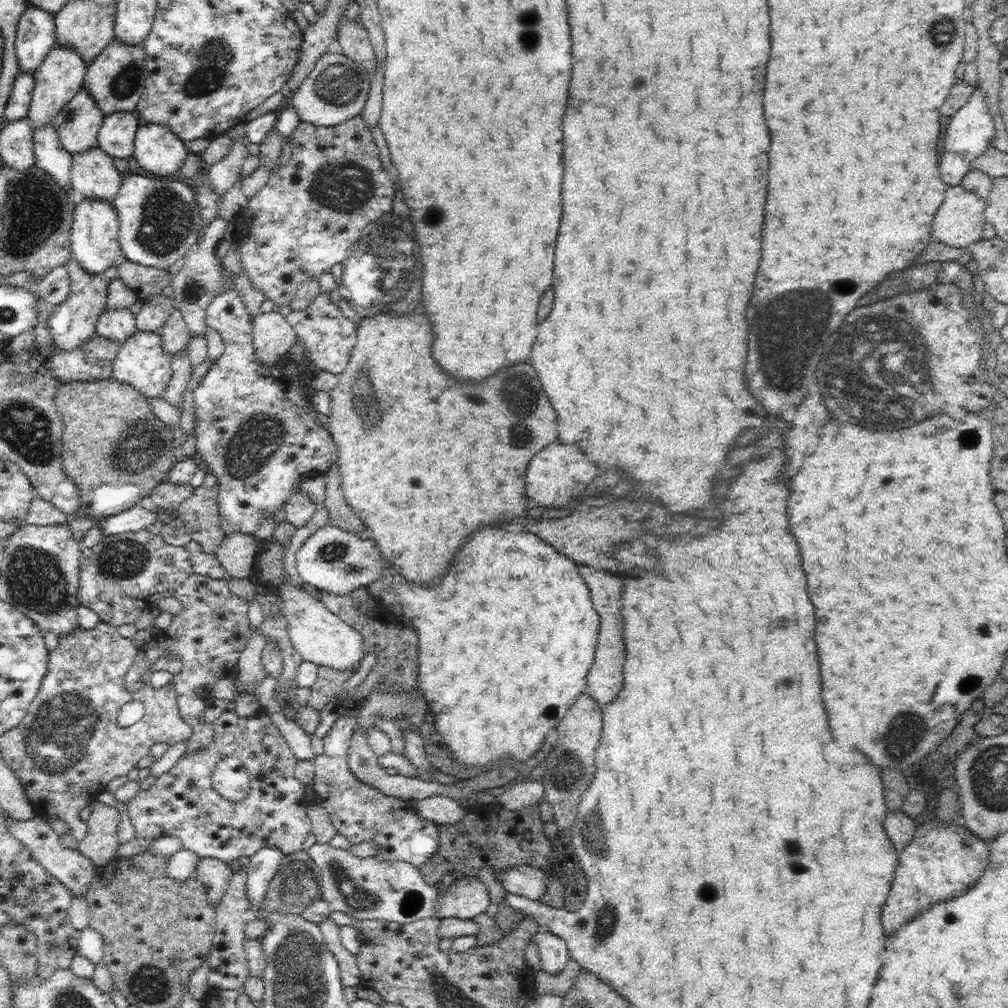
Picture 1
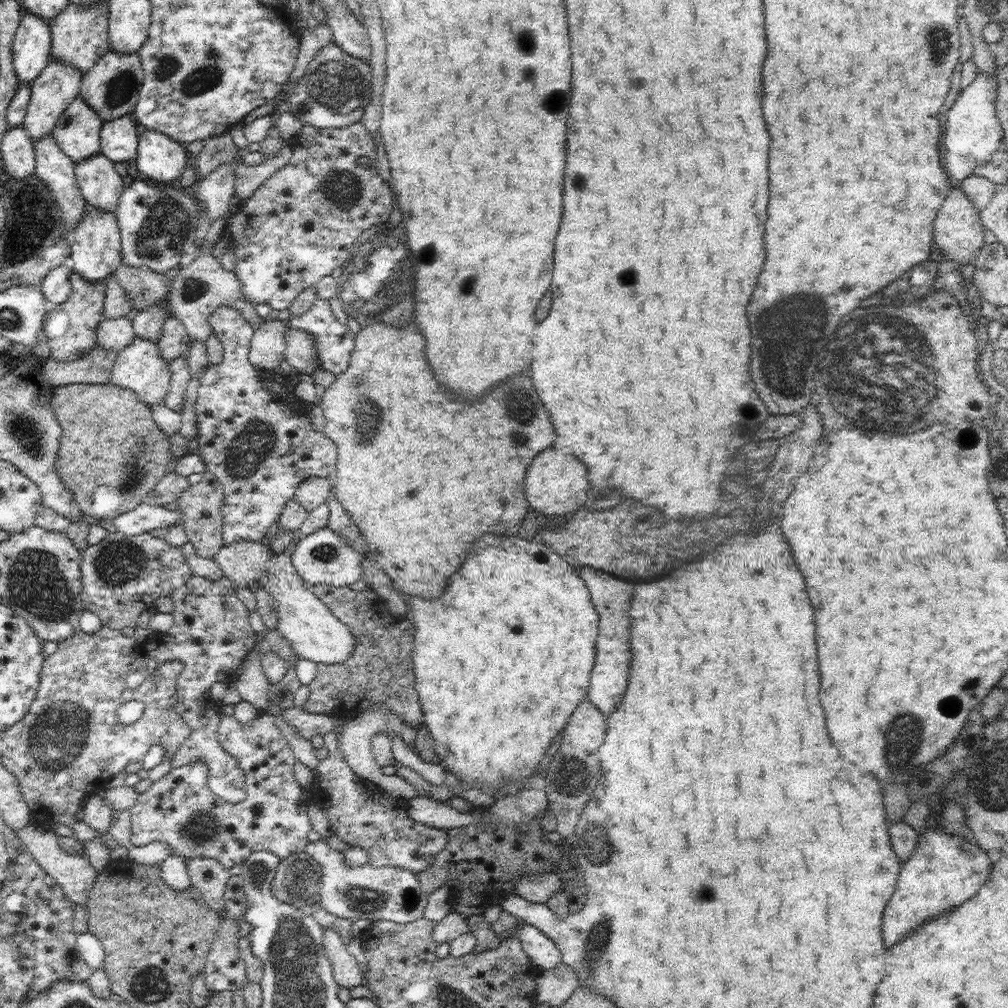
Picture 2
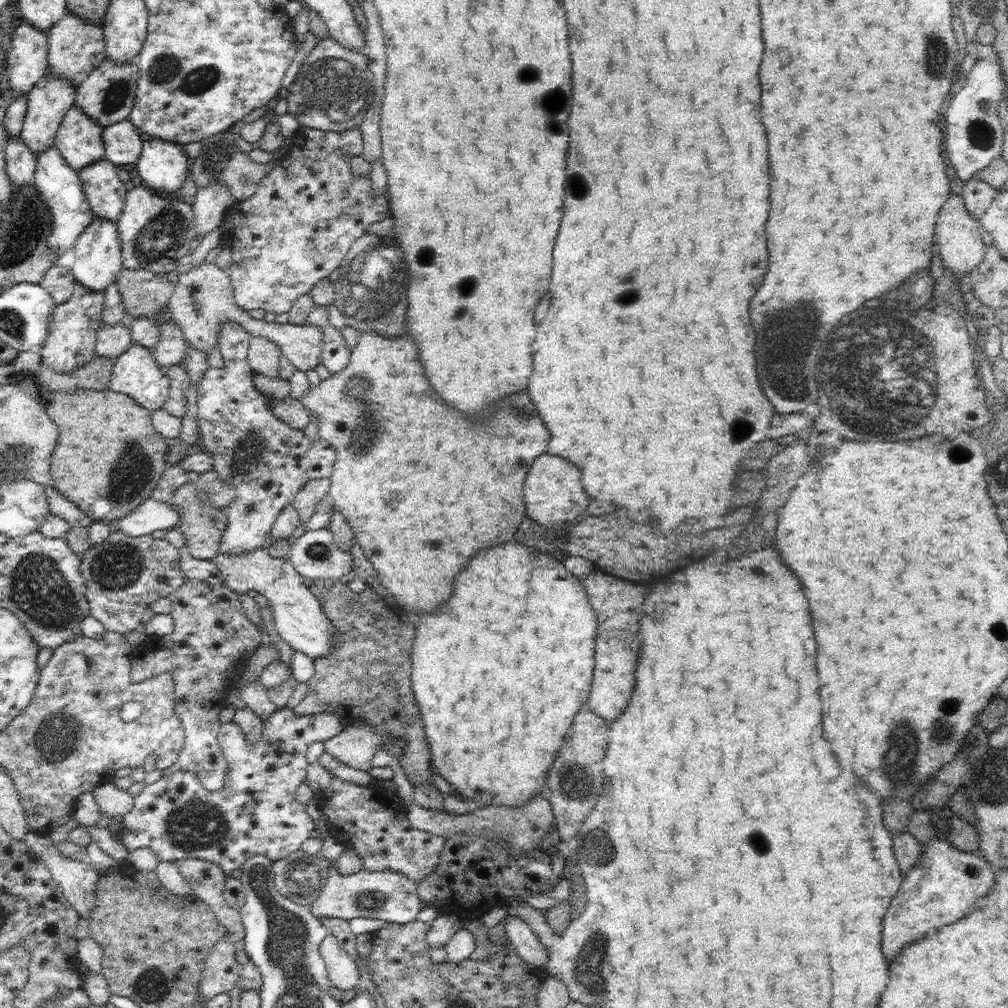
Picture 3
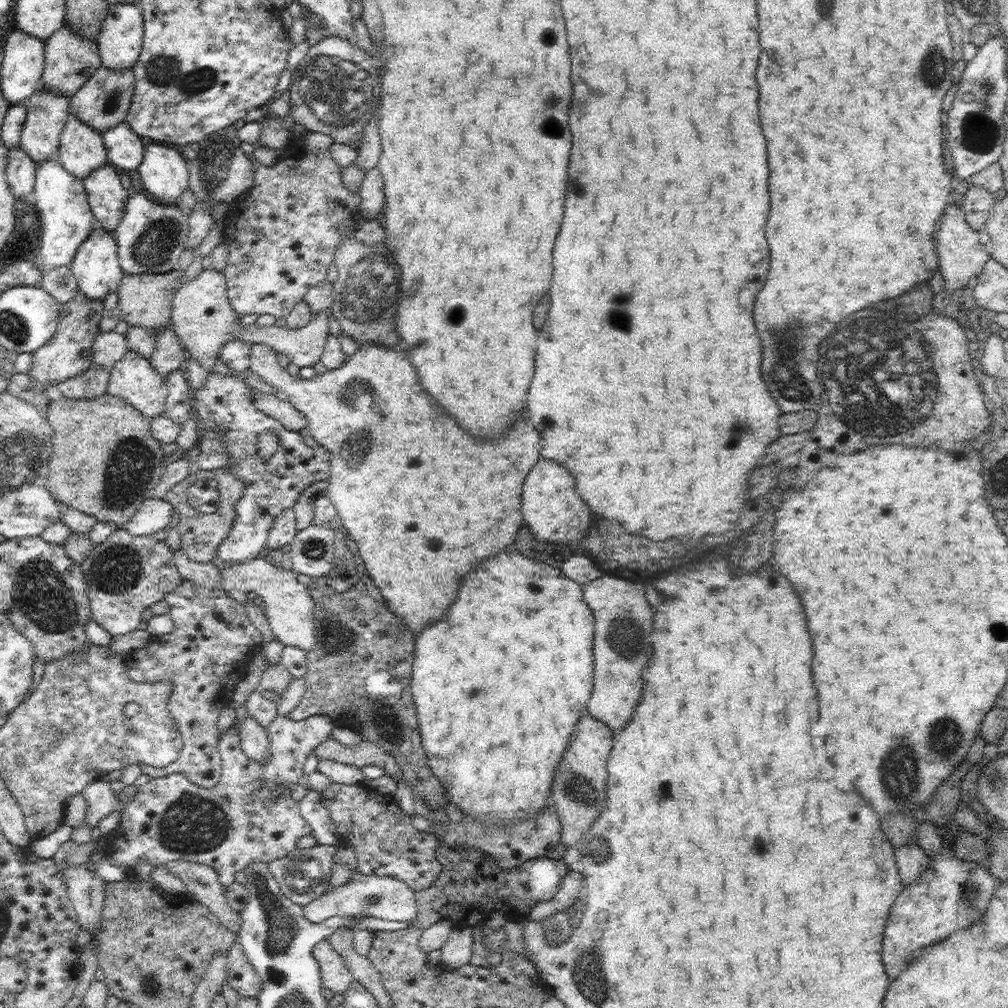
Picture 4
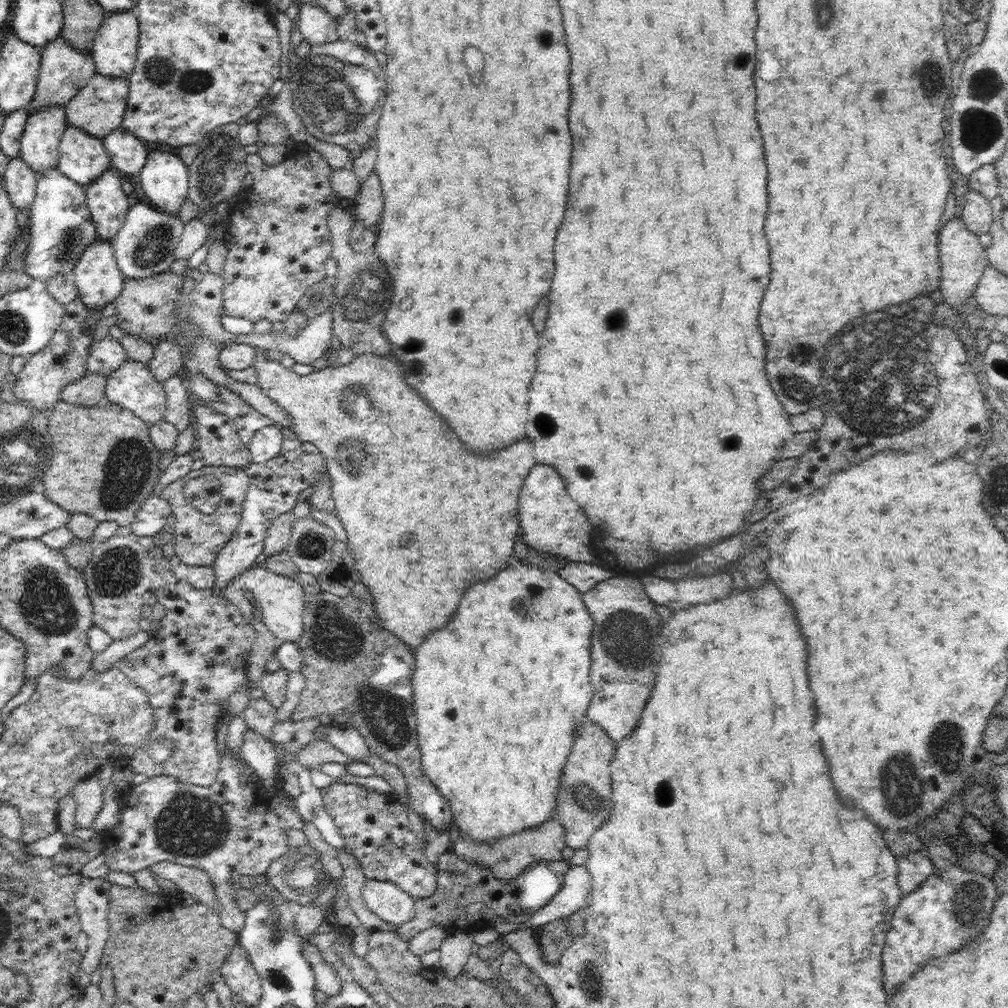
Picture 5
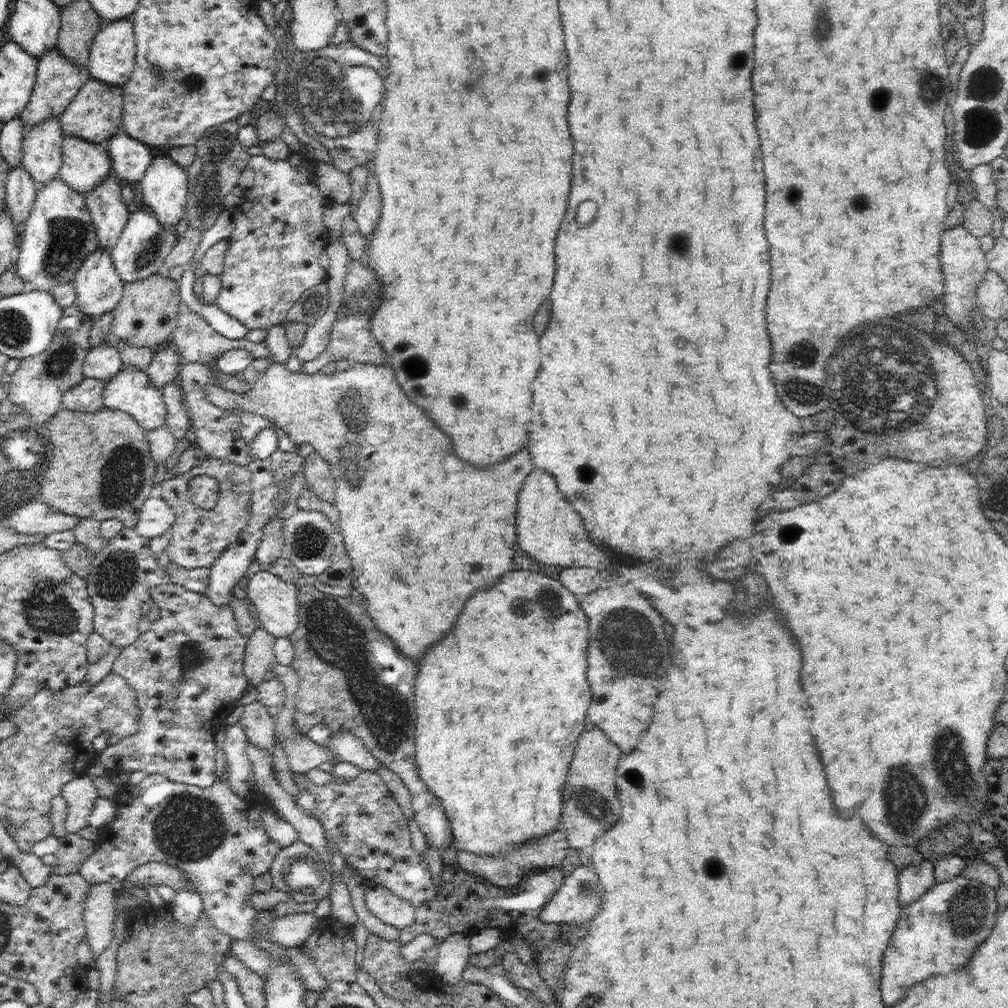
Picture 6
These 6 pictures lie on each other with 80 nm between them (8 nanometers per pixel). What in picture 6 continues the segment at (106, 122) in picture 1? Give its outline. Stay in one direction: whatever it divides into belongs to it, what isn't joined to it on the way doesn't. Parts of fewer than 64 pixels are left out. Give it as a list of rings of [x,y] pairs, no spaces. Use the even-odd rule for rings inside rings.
[[[122,126],[108,142],[107,151],[116,178],[128,183],[140,181],[153,160],[149,146],[132,138]]]

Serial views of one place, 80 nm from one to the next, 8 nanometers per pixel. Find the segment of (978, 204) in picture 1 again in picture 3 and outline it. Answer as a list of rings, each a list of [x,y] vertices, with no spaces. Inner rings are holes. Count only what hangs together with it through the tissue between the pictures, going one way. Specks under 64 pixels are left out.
[[[951,193],[935,222],[935,243],[940,248],[939,253],[943,264],[947,266],[947,270],[951,271],[951,275],[957,279],[965,274],[974,273],[982,262],[985,251],[988,249],[982,241],[983,232],[984,229],[978,221],[969,215],[963,196],[960,193]]]

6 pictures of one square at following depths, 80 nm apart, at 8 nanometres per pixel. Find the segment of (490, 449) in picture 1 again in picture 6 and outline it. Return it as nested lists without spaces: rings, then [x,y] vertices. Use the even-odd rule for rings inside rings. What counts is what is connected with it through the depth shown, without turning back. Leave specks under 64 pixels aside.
[[[274,361],[268,367],[268,371],[253,383],[252,390],[248,391],[248,394],[236,394],[230,390],[224,390],[218,385],[210,385],[204,391],[206,391],[206,398],[217,408],[228,411],[242,409],[242,411],[266,417],[279,431],[284,431],[292,442],[298,445],[300,443],[310,444],[318,454],[329,462],[335,482],[334,505],[340,515],[339,527],[344,537],[343,543],[350,556],[353,570],[352,586],[365,596],[367,611],[372,617],[374,626],[385,632],[408,659],[420,664],[420,657],[424,655],[424,650],[428,646],[440,642],[452,630],[452,624],[458,620],[458,614],[462,612],[468,596],[472,596],[480,588],[484,590],[484,588],[496,586],[500,582],[502,574],[506,574],[514,567],[512,547],[517,542],[516,498],[518,498],[518,492],[521,491],[526,477],[533,469],[530,452],[524,448],[524,450],[518,451],[516,456],[512,456],[512,458],[508,458],[508,460],[504,460],[504,462],[500,462],[500,464],[496,464],[494,468],[488,468],[488,470],[480,470],[480,468],[472,468],[470,464],[464,464],[454,454],[452,440],[448,440],[448,436],[444,436],[440,432],[440,428],[436,428],[436,424],[432,424],[432,420],[428,420],[428,416],[424,416],[424,412],[420,408],[416,408],[416,404],[412,404],[406,398],[400,384],[396,382],[396,374],[394,374],[390,362],[386,364],[358,362],[354,368],[350,370],[344,368],[342,372],[326,374],[325,371],[320,370],[316,374],[304,374],[290,372],[284,364]]]

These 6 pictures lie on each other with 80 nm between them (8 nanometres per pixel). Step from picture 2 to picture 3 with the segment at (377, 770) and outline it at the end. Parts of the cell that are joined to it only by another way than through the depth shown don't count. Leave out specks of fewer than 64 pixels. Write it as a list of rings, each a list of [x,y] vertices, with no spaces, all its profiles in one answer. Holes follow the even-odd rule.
[[[355,720],[336,736],[325,740],[324,754],[331,754],[338,761],[371,775],[371,760],[379,746],[384,746],[390,754],[399,754],[403,752],[405,740],[391,734],[378,734],[371,724]]]

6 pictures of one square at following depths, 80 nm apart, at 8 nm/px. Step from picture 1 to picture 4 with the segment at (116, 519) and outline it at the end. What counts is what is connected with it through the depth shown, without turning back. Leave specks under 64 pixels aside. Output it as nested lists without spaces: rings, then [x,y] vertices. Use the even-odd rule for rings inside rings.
[[[152,497],[144,501],[136,510],[134,517],[121,527],[132,536],[149,535],[166,527],[172,518],[174,509],[165,498]]]

